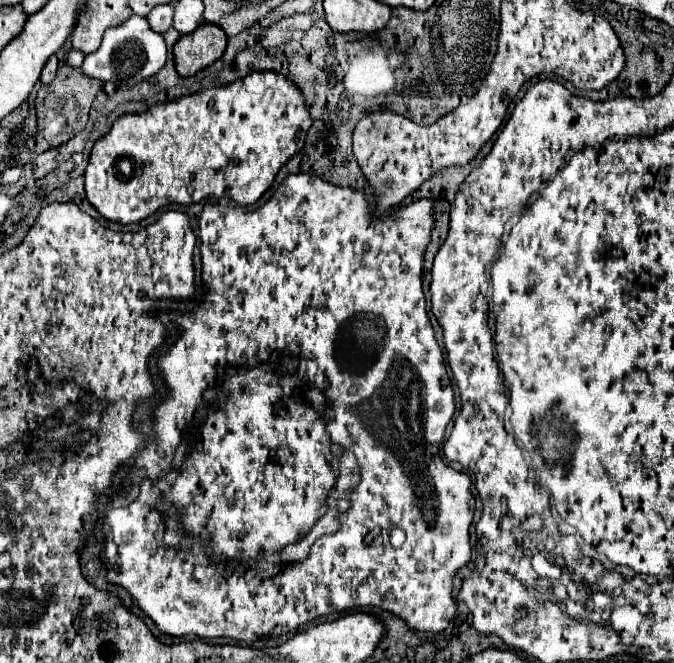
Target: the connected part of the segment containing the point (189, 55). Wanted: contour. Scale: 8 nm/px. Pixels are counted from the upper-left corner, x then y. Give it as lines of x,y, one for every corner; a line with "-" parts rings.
201,24
195,32
181,36
175,44
175,66
179,76
193,76
223,56
227,36
215,24

